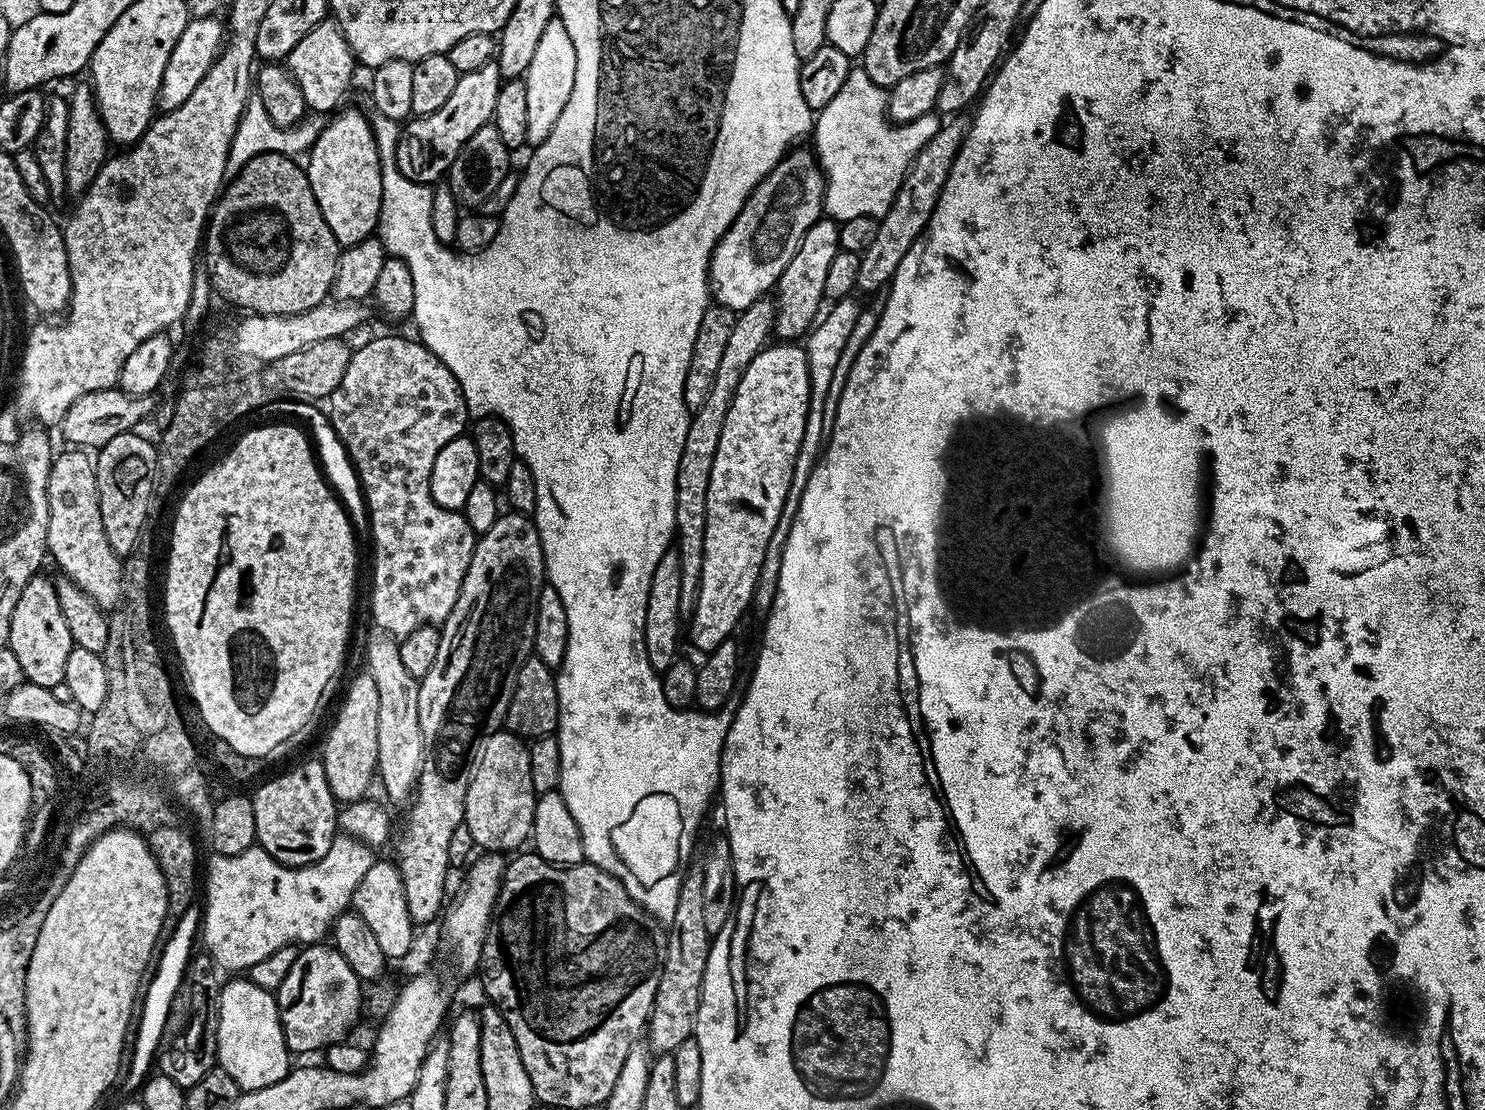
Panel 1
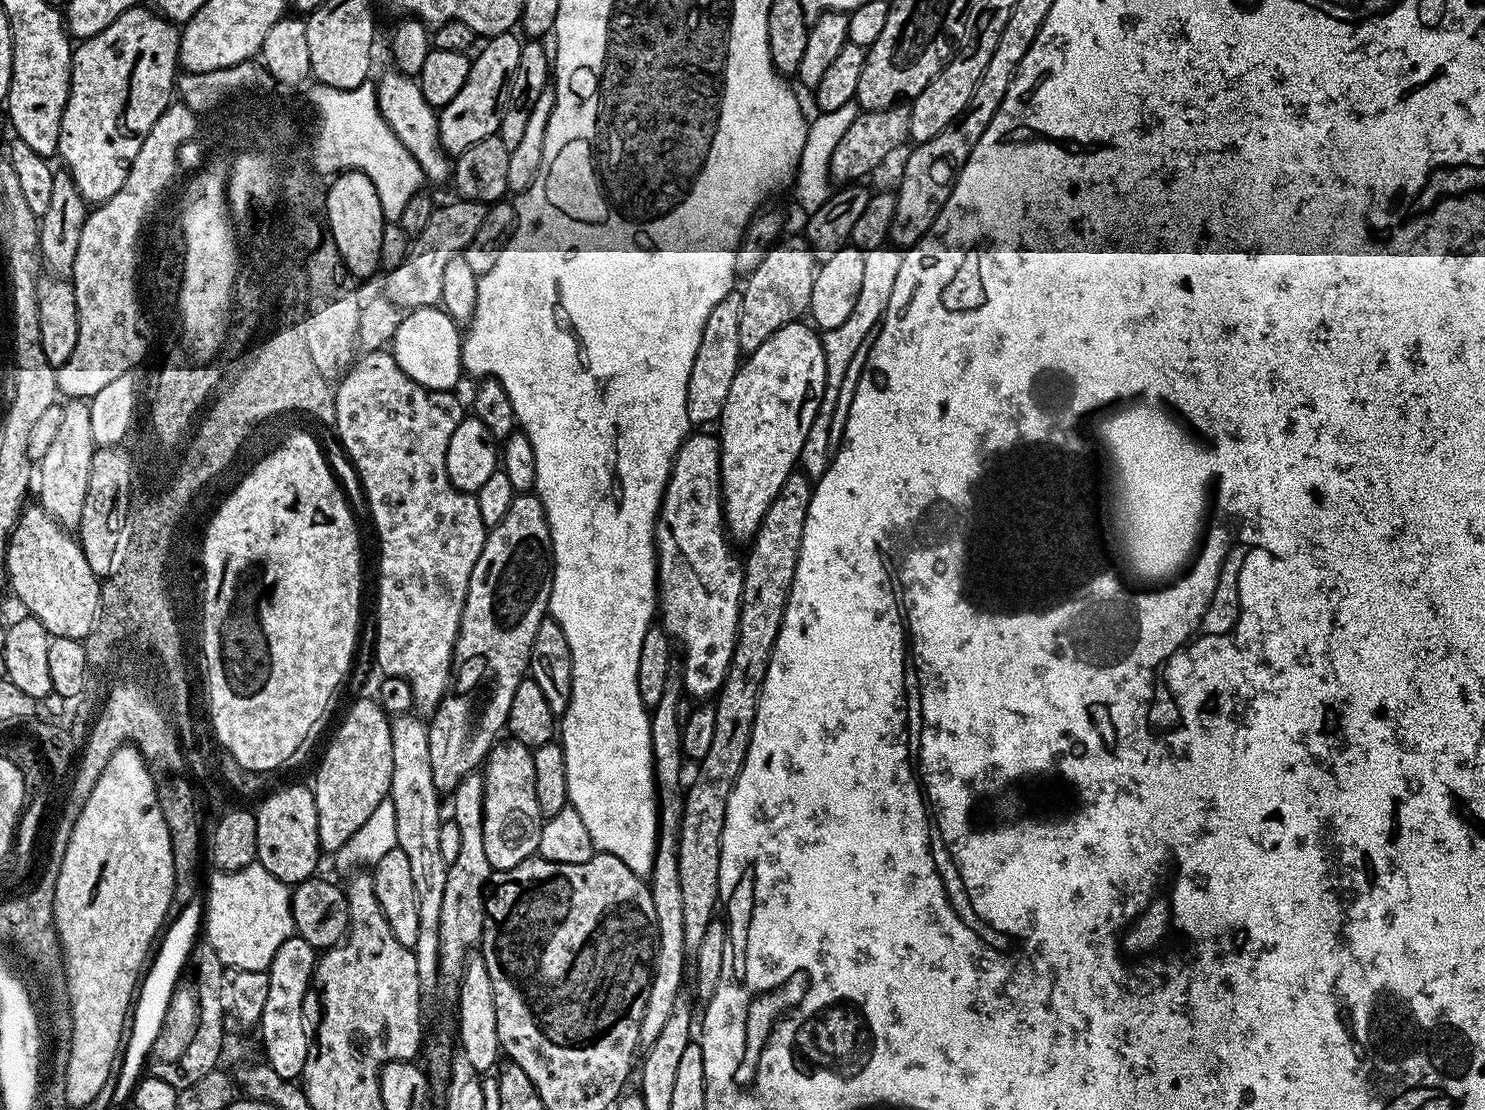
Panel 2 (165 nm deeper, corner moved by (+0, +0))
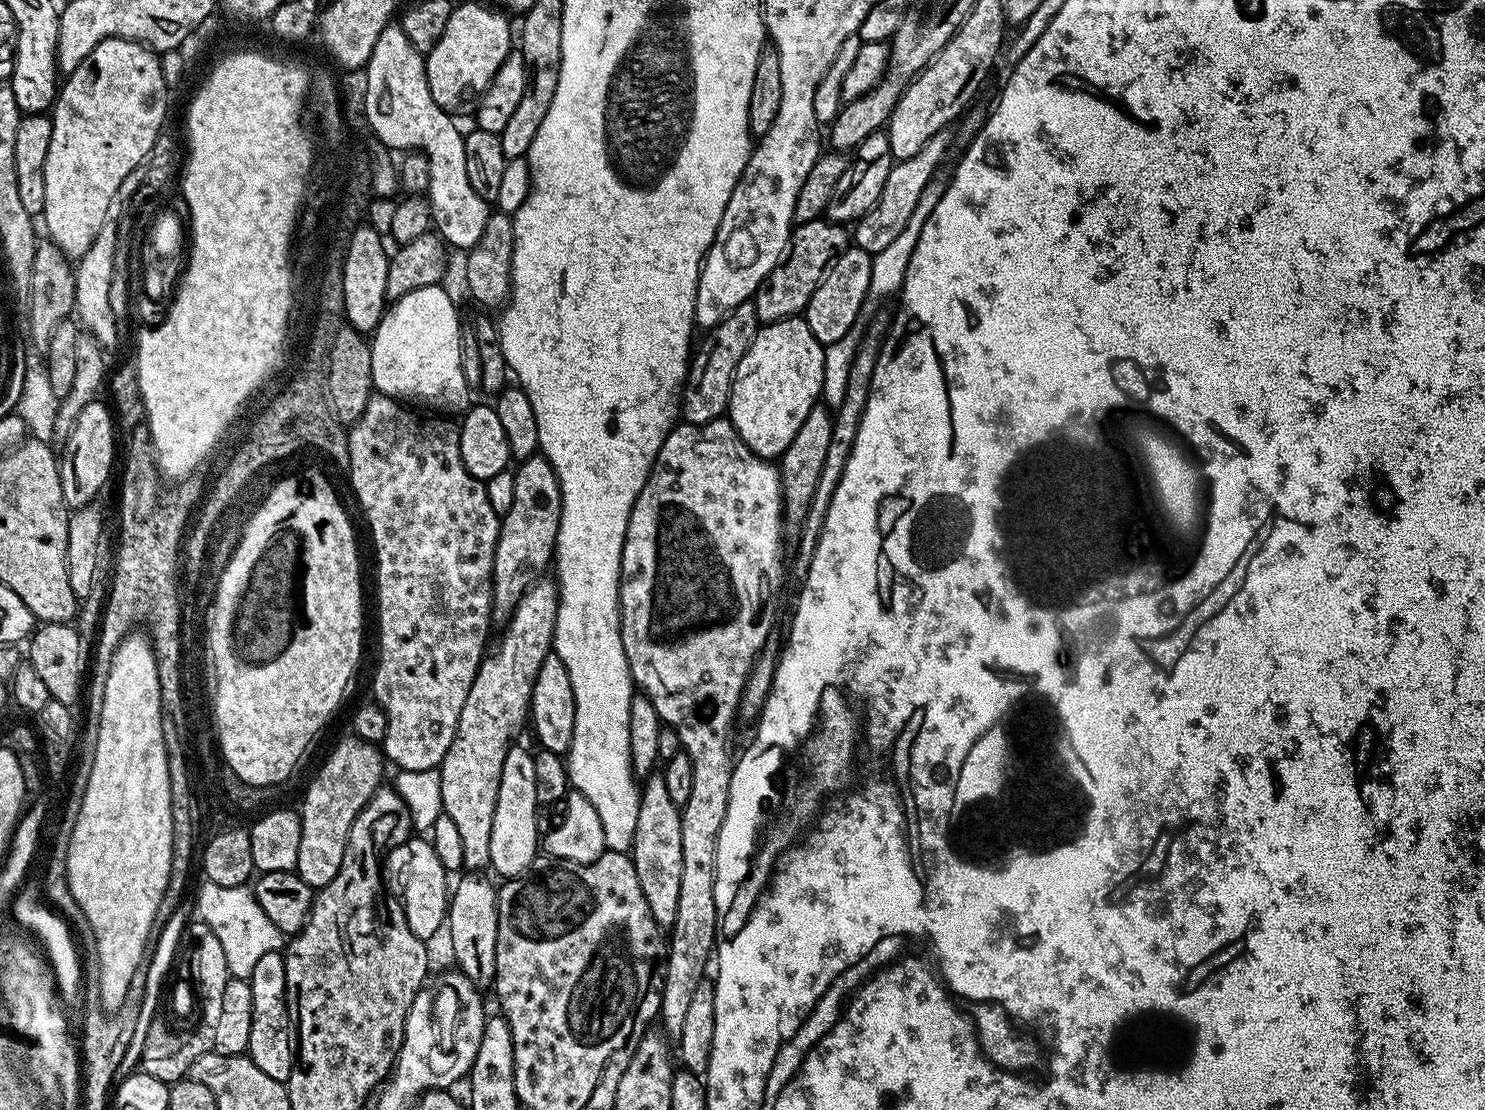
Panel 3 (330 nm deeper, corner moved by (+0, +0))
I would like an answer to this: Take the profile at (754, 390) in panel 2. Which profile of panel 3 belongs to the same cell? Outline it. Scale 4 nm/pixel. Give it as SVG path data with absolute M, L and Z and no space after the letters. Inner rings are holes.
M800 316L765 324L756 333L750 350L738 362L726 413L754 455L775 461L798 434L798 426L821 399L824 350Z

